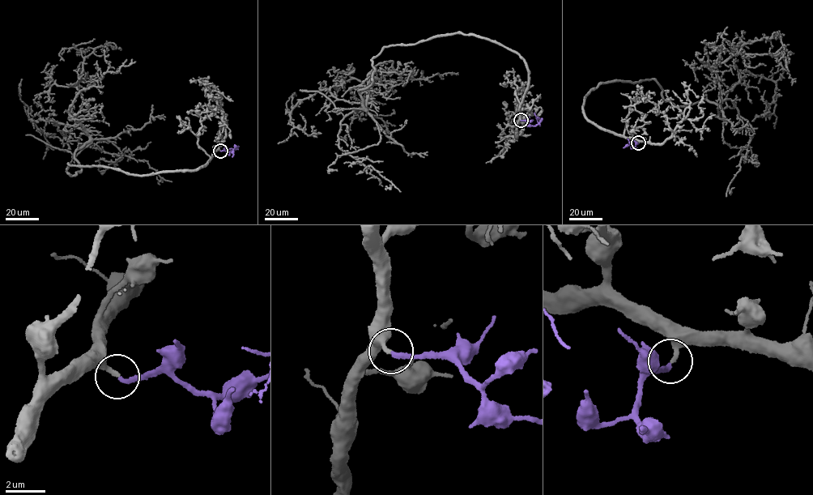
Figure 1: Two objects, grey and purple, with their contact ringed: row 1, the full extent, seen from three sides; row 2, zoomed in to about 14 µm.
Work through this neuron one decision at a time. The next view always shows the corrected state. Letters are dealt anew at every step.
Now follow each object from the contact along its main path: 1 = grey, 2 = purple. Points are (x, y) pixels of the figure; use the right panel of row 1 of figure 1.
1: (638, 142), (587, 121), (586, 96), (652, 78), (675, 105), (718, 104), (704, 47), (722, 50), (703, 43)
2: (638, 143), (636, 149), (629, 144), (623, 147)

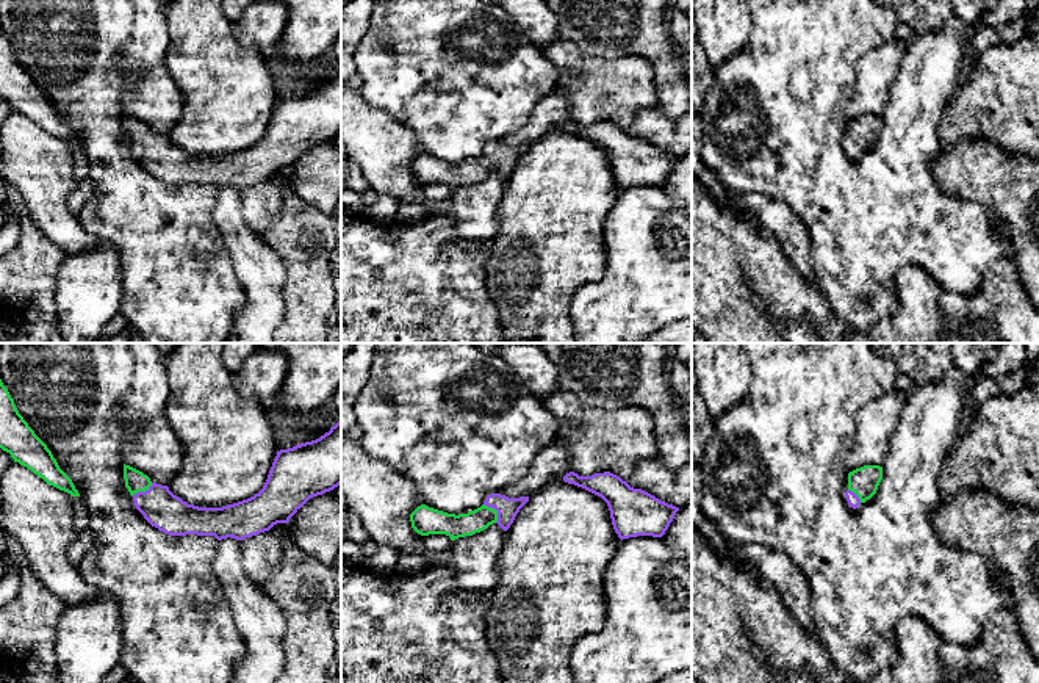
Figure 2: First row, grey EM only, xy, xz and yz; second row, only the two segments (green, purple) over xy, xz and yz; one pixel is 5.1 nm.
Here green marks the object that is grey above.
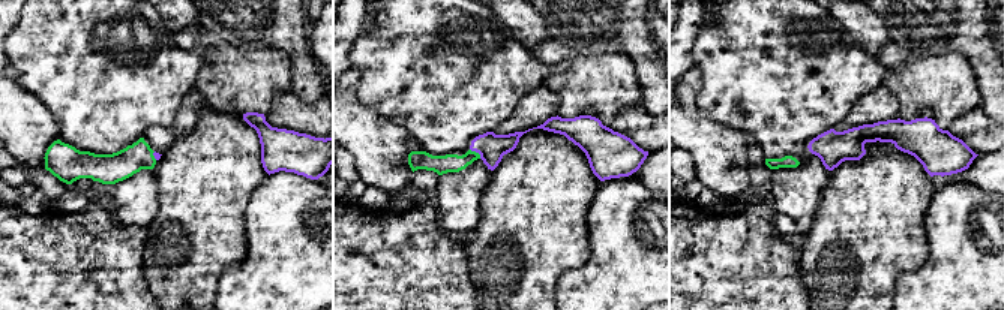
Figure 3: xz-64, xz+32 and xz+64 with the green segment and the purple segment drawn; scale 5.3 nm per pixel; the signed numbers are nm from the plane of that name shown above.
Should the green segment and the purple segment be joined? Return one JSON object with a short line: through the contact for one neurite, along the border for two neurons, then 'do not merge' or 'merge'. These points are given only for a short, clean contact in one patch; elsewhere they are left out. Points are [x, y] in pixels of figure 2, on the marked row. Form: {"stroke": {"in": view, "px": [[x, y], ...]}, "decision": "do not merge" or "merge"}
{"stroke": {"in": "xz", "px": [[476, 520], [496, 511], [507, 508]]}, "decision": "merge"}

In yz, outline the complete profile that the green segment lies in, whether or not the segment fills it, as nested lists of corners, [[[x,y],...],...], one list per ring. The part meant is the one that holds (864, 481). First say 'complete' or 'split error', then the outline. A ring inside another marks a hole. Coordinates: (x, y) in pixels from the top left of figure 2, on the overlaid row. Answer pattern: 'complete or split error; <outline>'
split error; [[[864,465],[848,473],[848,490],[845,492],[850,508],[856,509],[870,500],[883,479],[883,467]]]

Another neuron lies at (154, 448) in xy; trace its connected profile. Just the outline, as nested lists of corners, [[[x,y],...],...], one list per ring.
[[[163,414],[135,423],[122,459],[125,465],[147,475],[152,482],[169,486],[183,464],[185,448]]]

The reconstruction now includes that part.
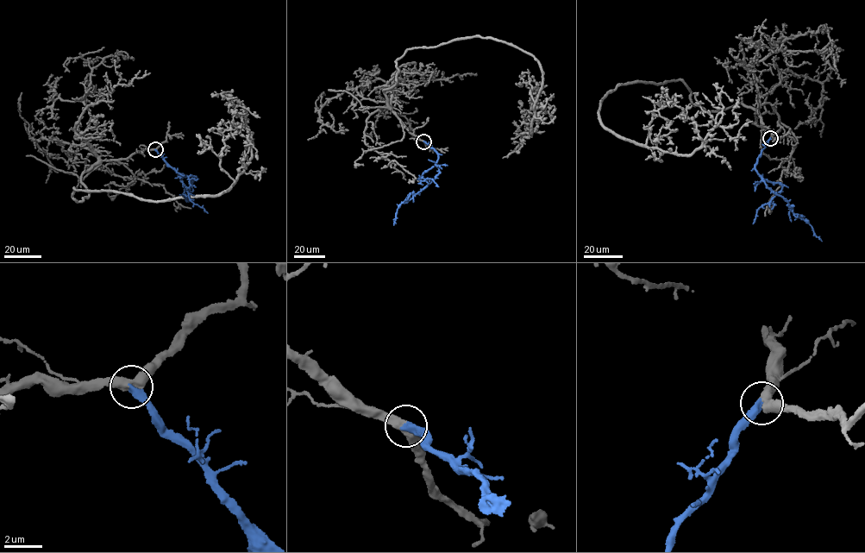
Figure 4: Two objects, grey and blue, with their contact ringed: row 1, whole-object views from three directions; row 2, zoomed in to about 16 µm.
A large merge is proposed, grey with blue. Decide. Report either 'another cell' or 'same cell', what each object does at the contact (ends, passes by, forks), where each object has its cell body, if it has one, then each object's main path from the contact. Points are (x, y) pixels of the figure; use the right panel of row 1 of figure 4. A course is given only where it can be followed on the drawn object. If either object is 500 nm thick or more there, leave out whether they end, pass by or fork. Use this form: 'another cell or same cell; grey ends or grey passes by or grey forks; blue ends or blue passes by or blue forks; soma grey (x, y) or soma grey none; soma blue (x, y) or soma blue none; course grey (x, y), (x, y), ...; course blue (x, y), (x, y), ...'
same cell; grey passes by; blue ends; soma grey none; soma blue none; course grey (770, 138), (758, 112), (706, 110), (680, 79), (619, 84), (597, 112), (687, 156), (720, 92), (733, 99); course blue (770, 138), (756, 161), (757, 172), (768, 189), (787, 202), (792, 212), (810, 224), (822, 241)

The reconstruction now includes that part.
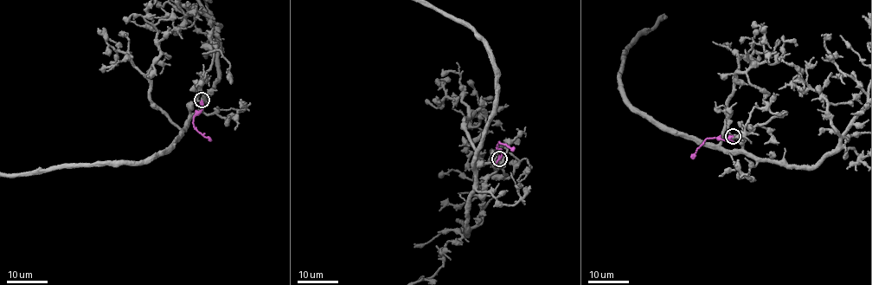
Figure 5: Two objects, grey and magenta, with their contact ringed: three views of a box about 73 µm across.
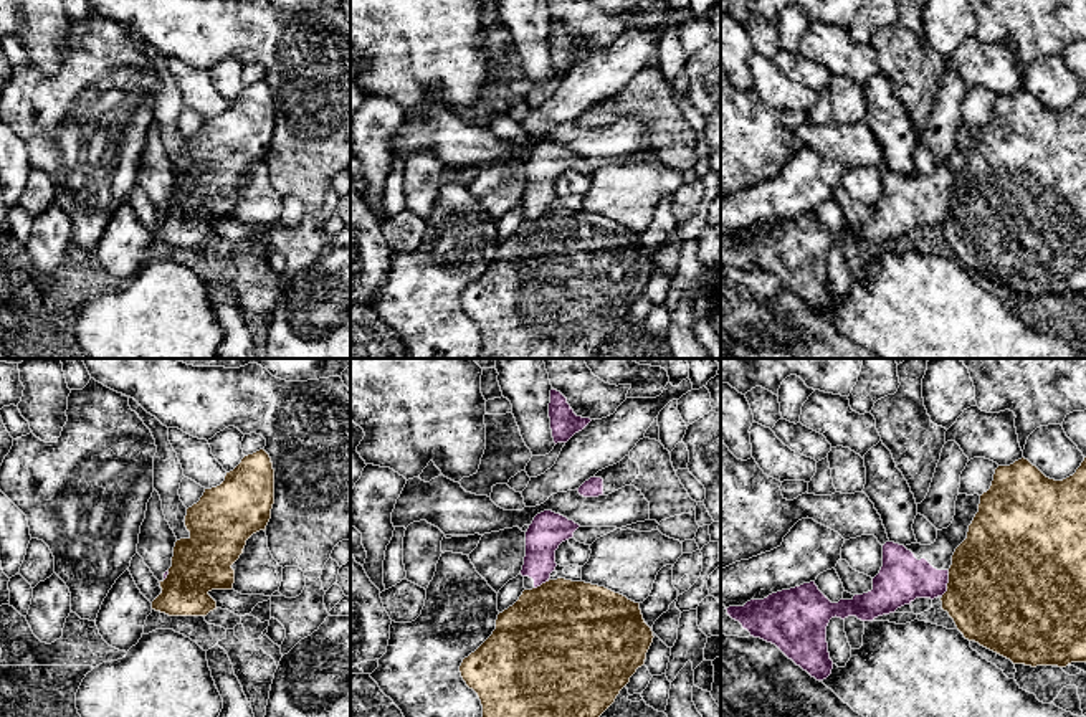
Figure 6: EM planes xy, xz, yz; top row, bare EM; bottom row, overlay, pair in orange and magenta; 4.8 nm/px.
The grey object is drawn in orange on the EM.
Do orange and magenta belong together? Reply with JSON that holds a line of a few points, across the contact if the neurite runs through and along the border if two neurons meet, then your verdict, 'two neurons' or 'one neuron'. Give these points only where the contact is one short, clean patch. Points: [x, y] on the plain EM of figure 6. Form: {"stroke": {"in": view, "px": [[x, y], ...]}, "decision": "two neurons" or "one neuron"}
{"stroke": {"in": "yz", "px": [[949, 200], [949, 210], [941, 225]]}, "decision": "two neurons"}

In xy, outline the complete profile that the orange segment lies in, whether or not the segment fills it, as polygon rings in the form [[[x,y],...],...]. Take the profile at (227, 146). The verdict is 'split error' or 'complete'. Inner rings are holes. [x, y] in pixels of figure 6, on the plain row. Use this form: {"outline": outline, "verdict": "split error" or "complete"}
{"outline": [[[260,79],[245,86],[220,116],[205,119],[200,131],[187,139],[185,157],[190,167],[175,172],[172,197],[167,208],[159,211],[162,223],[152,231],[152,240],[169,246],[207,246],[217,240],[217,231],[208,223],[233,218],[231,195],[243,183],[246,170],[266,160],[273,134],[274,99],[269,84]]], "verdict": "complete"}

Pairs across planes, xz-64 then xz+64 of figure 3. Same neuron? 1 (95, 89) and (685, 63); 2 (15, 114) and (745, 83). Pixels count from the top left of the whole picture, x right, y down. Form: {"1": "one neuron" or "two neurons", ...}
{"1": "two neurons", "2": "two neurons"}

